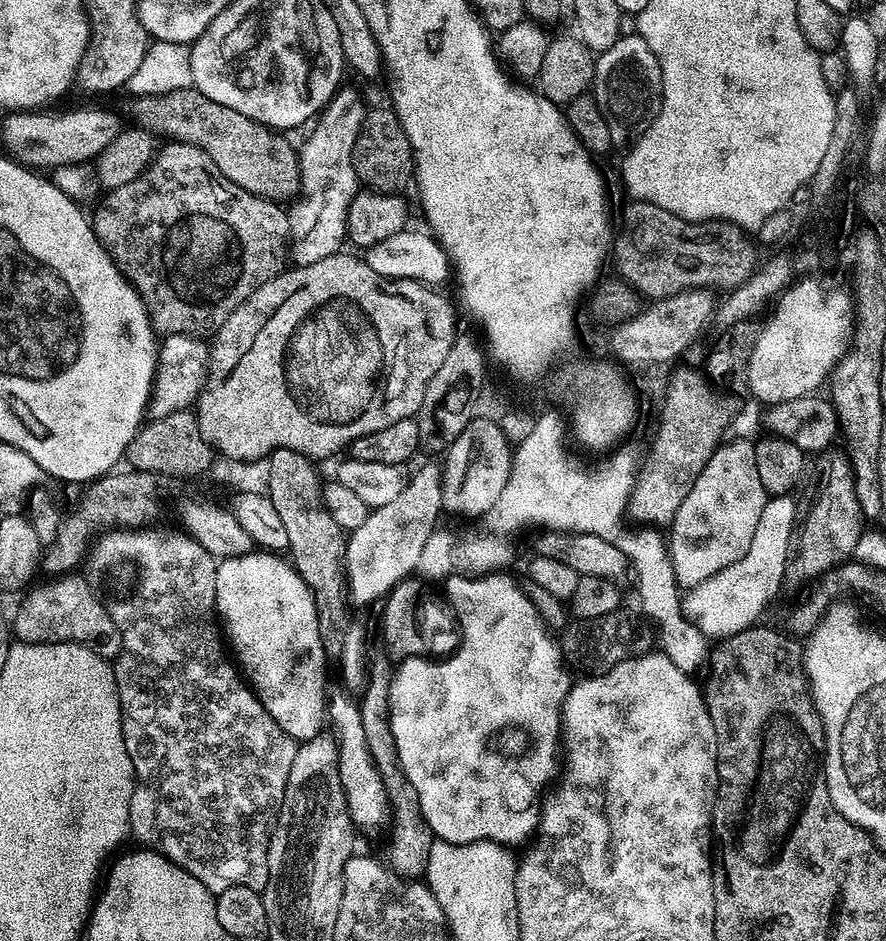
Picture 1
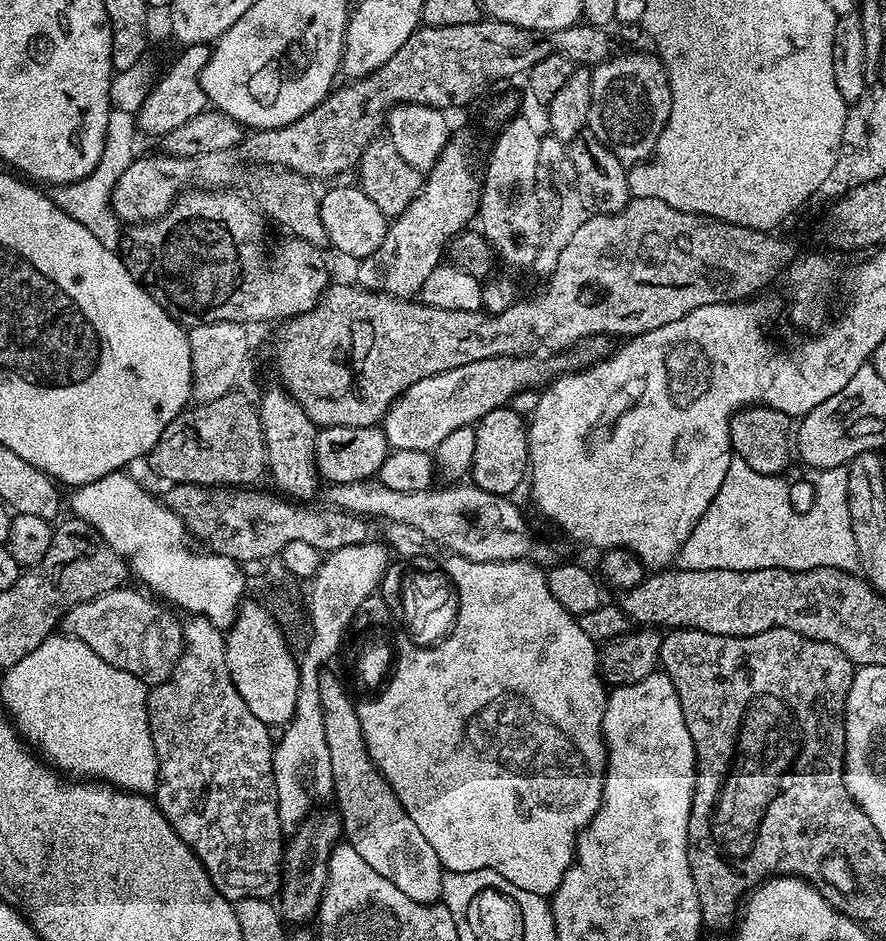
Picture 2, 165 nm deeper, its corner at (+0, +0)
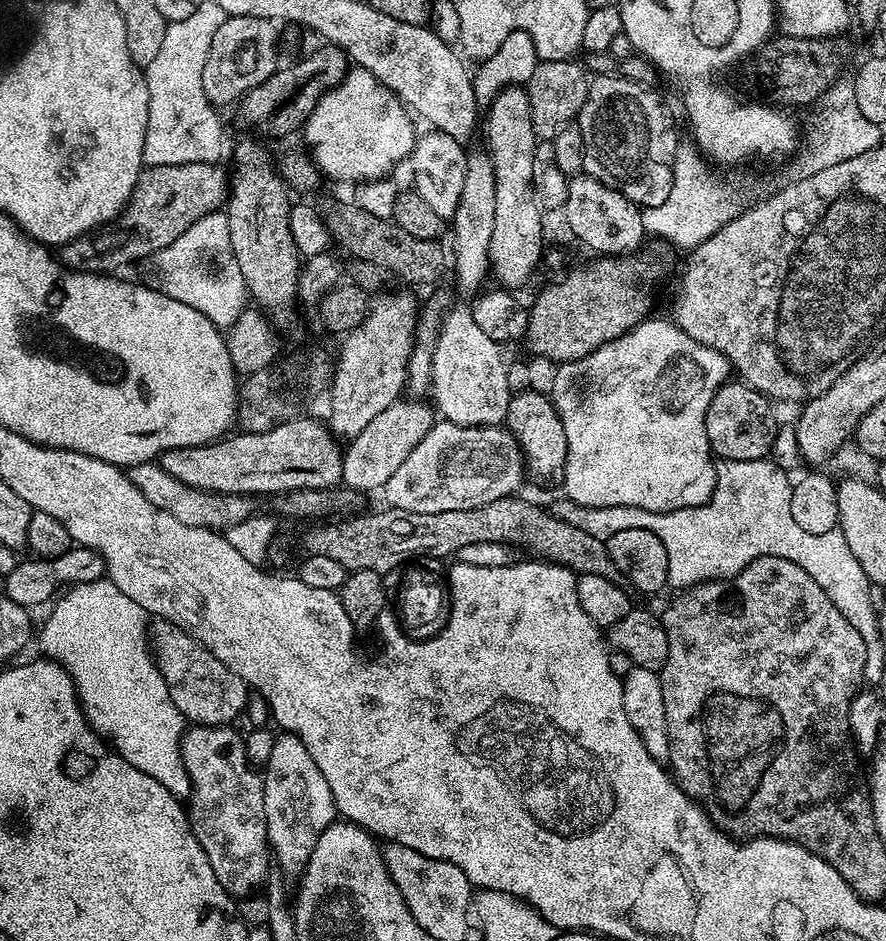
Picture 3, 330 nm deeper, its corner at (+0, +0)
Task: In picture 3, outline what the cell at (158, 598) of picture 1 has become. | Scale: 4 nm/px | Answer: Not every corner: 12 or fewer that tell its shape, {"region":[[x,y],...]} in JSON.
{"region":[[189,727],[186,811],[218,882],[269,879],[263,779],[244,736]]}

